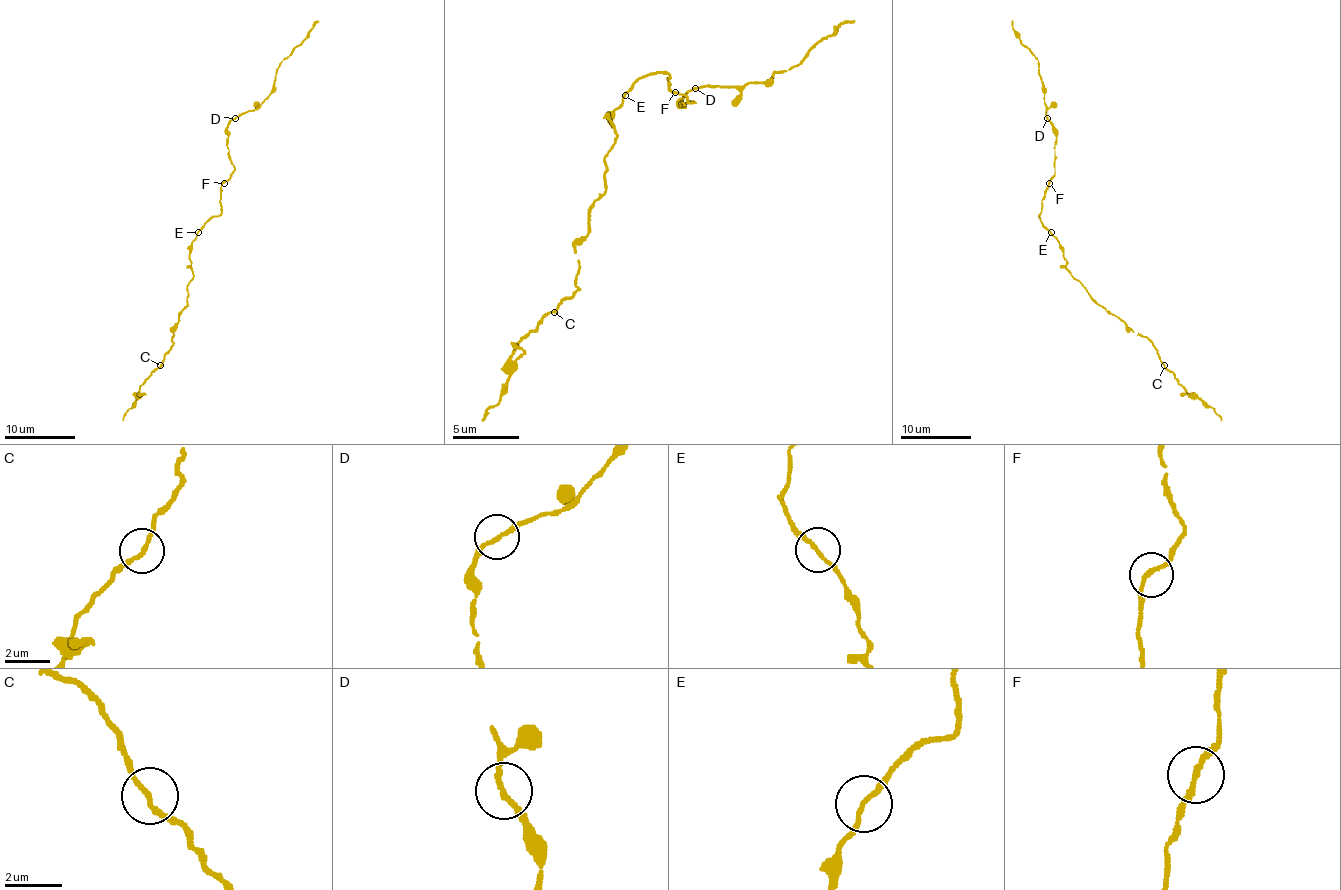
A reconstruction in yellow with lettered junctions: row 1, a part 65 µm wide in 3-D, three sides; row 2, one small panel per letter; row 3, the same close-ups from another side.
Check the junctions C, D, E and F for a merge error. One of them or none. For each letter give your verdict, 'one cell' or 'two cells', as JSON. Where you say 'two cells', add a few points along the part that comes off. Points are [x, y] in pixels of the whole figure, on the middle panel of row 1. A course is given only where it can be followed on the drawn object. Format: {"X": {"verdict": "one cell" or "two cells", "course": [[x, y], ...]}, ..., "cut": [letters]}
{"C": {"verdict": "one cell"}, "D": {"verdict": "one cell"}, "E": {"verdict": "one cell"}, "F": {"verdict": "one cell"}, "cut": []}

